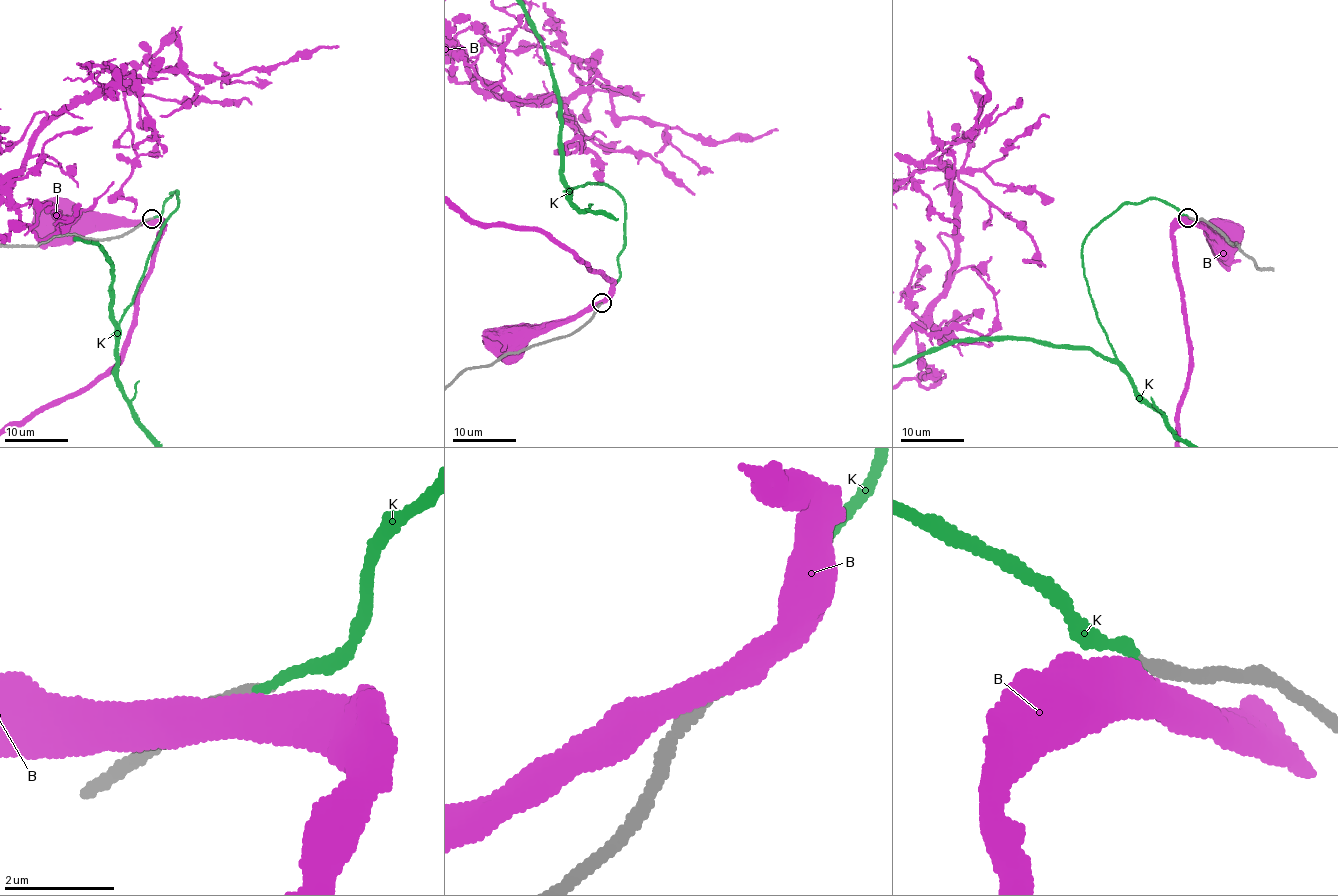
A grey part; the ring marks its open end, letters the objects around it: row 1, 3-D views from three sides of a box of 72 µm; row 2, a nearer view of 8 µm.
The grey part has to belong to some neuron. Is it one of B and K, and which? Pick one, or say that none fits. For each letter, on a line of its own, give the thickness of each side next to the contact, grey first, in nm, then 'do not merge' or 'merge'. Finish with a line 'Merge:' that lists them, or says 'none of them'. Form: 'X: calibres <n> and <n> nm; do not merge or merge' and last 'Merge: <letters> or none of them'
B: calibres 280 and 500 nm; do not merge
K: calibres 240 and 200 nm; merge
Merge: K

